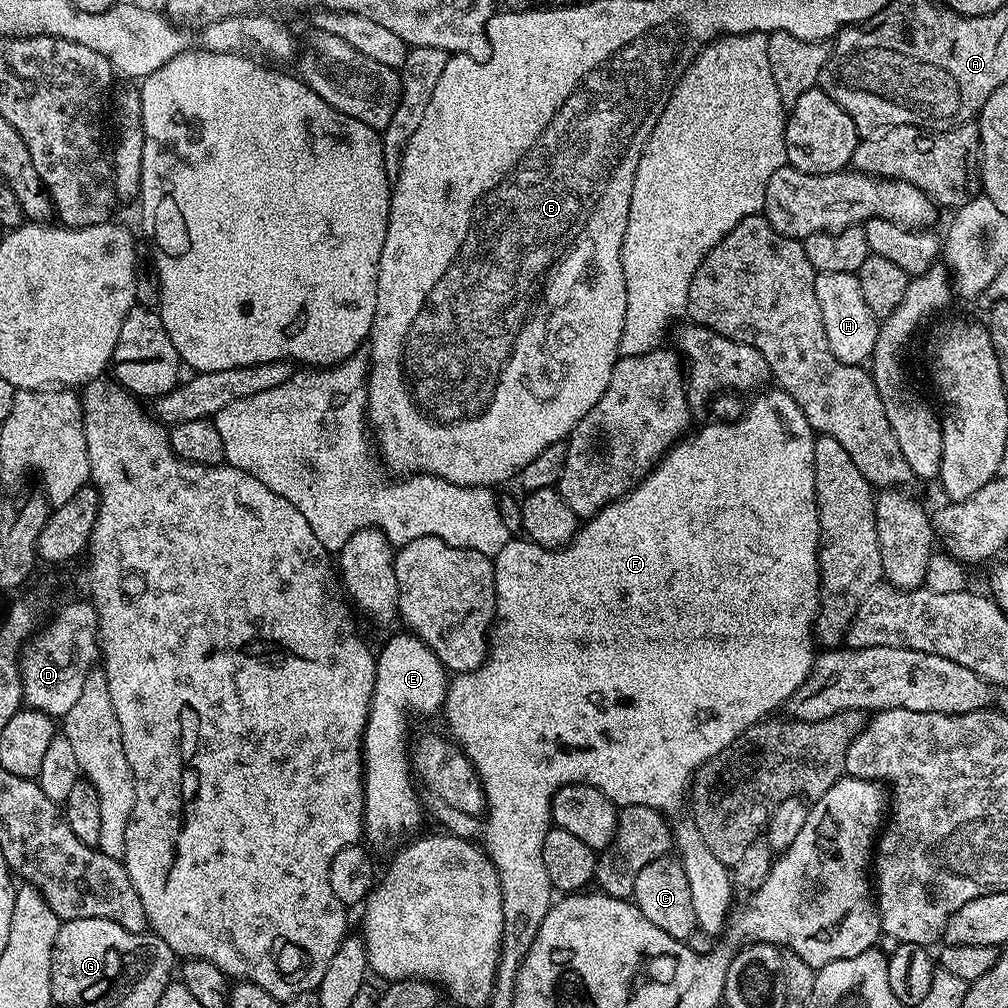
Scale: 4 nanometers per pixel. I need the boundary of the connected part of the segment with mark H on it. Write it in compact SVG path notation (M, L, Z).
M817 272L814 278L814 294L818 294L818 306L822 310L822 326L826 326L826 342L834 350L834 358L843 364L863 365L871 361L874 342L878 342L880 320L866 306L862 298L862 286L857 273L830 274Z

